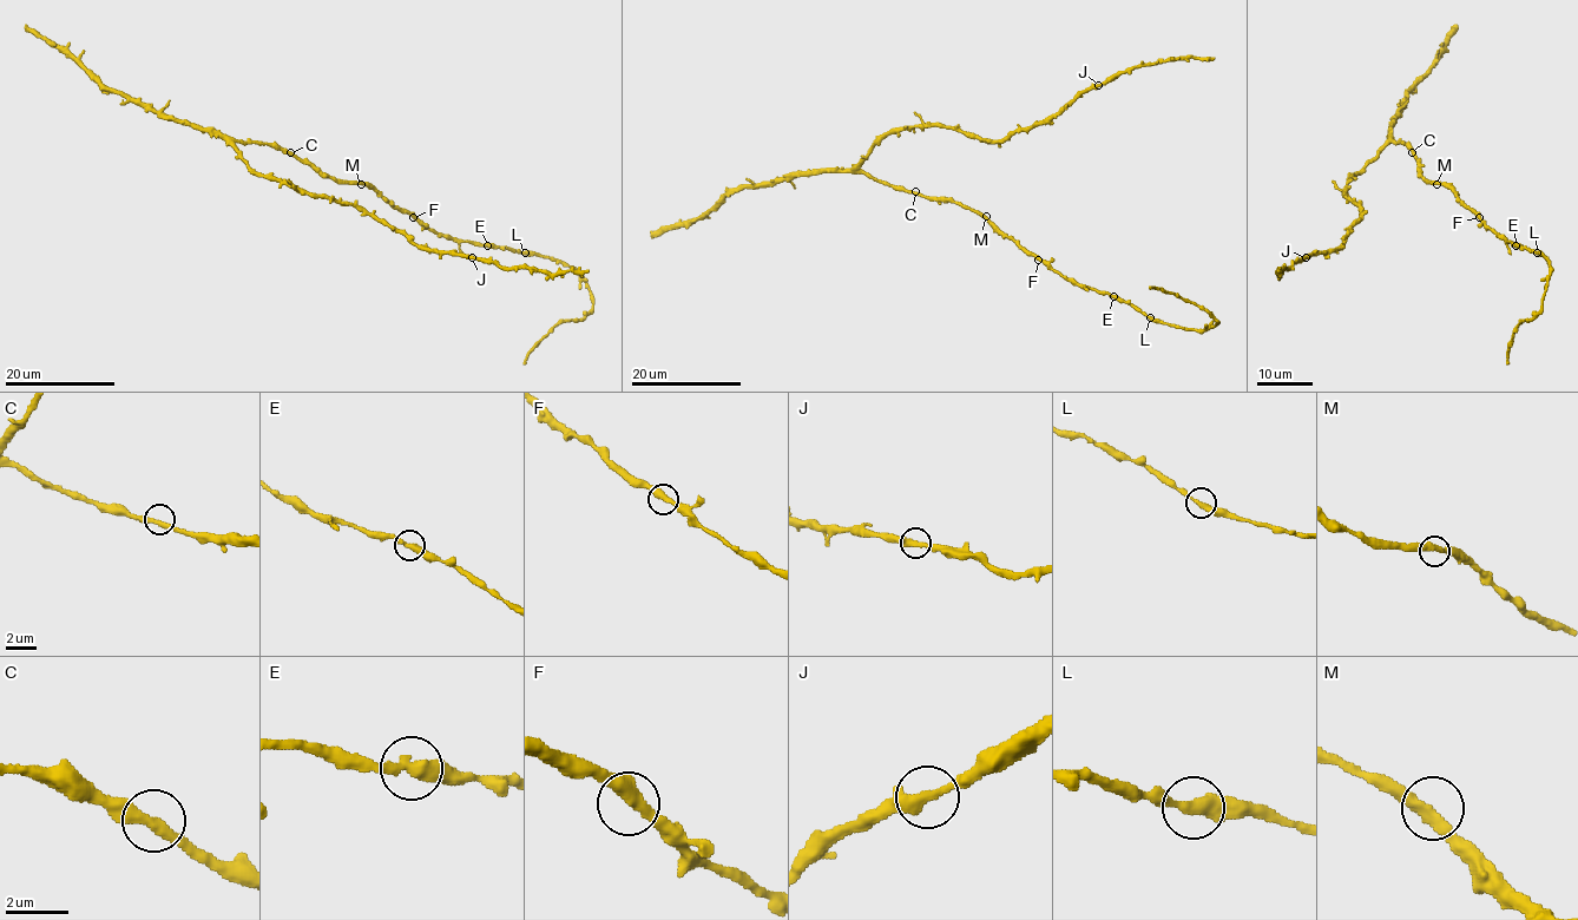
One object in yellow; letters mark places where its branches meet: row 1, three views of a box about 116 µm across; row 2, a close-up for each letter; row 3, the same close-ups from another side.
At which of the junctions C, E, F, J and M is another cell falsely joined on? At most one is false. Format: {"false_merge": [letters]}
{"false_merge": []}

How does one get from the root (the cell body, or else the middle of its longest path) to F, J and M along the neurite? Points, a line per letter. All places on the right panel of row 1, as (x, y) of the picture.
F: (1413, 153), (1419, 172), (1428, 182), (1445, 183), (1479, 217)
J: (1413, 153), (1404, 143), (1389, 142), (1356, 173), (1346, 194), (1361, 209), (1361, 216), (1339, 248), (1306, 257)
M: (1413, 153), (1419, 172), (1437, 184)

